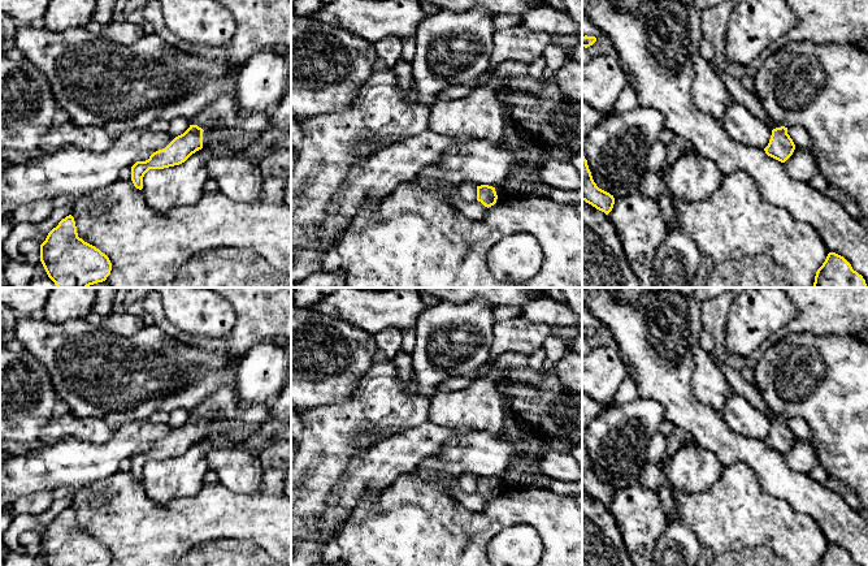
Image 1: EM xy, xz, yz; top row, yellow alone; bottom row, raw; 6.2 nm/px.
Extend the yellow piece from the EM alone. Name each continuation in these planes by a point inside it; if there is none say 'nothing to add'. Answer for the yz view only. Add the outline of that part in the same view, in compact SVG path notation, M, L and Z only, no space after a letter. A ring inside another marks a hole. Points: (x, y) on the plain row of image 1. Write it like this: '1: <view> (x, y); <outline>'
nothing to add

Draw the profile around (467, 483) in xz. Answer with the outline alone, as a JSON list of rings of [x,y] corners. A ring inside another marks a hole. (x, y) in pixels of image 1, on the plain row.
[[[465,474],[461,476],[459,485],[464,492],[468,493],[477,492],[477,478],[474,475]]]

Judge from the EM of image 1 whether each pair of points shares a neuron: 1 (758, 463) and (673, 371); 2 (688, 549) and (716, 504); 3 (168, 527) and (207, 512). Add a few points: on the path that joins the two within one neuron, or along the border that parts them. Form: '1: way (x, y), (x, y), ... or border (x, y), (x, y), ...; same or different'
1: way (732, 448), (678, 397); same
2: border (678, 514), (694, 534), (701, 552); different
3: way (177, 527), (191, 527), (198, 521); same

